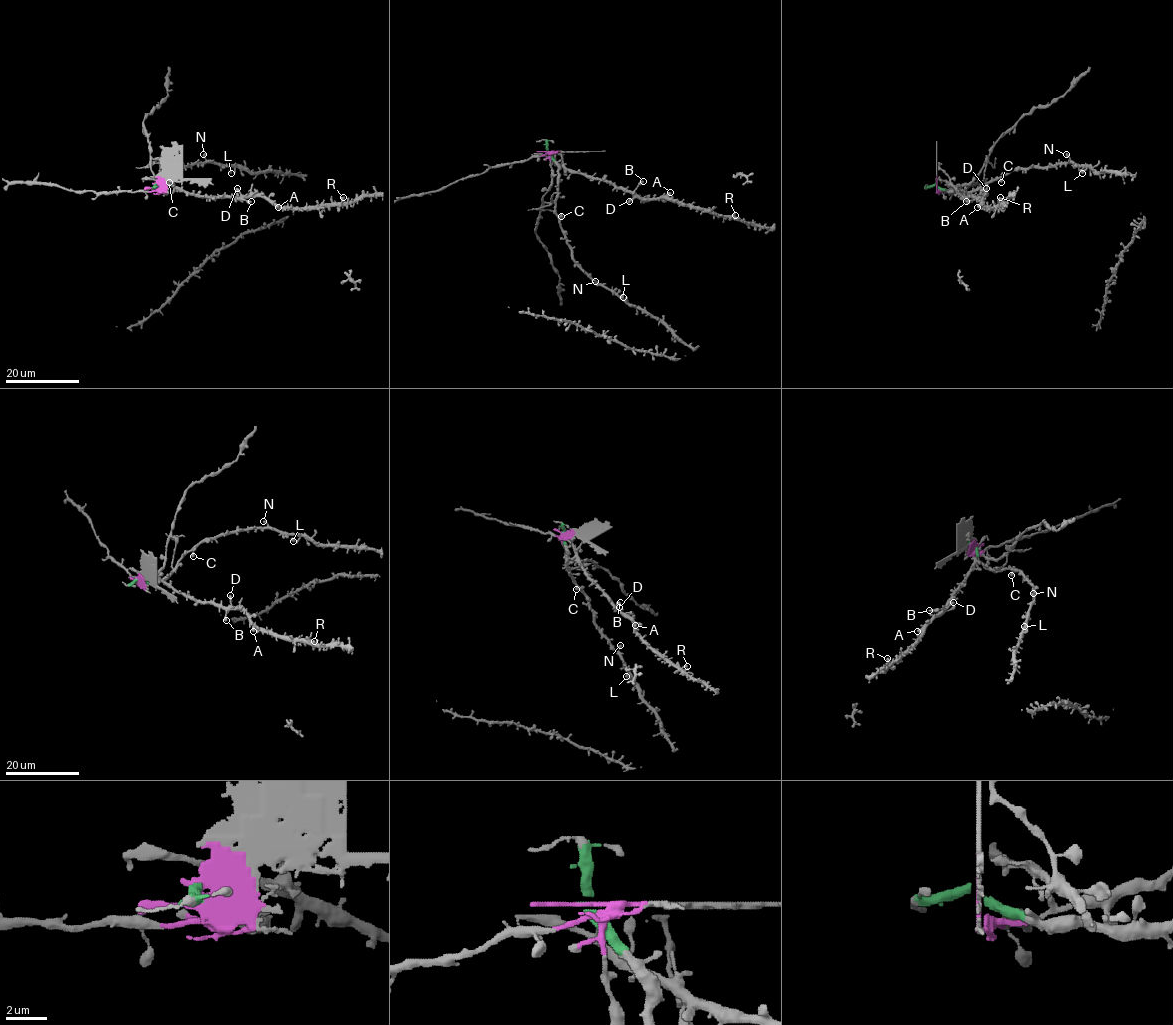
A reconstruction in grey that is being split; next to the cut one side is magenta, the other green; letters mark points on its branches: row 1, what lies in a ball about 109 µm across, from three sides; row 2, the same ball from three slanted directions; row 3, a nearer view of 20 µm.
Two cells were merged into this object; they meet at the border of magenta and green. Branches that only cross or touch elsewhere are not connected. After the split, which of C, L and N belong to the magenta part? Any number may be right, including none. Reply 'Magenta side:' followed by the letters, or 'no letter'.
Magenta side: no letter

